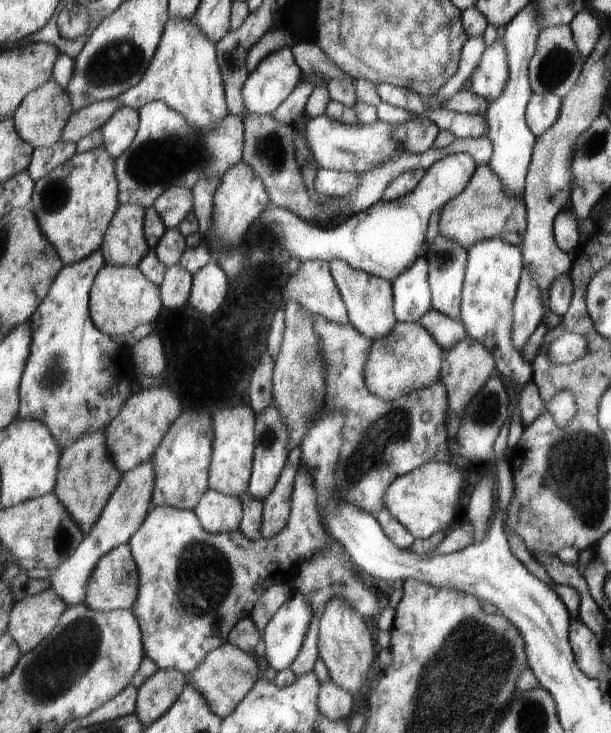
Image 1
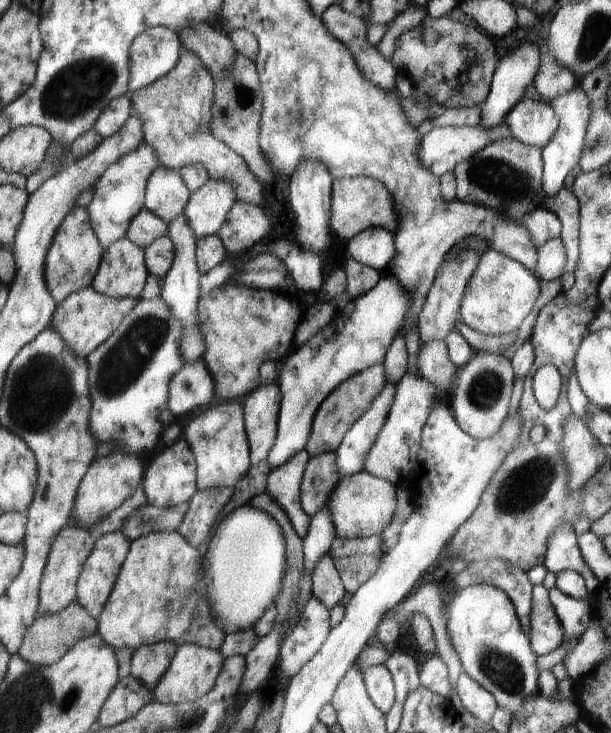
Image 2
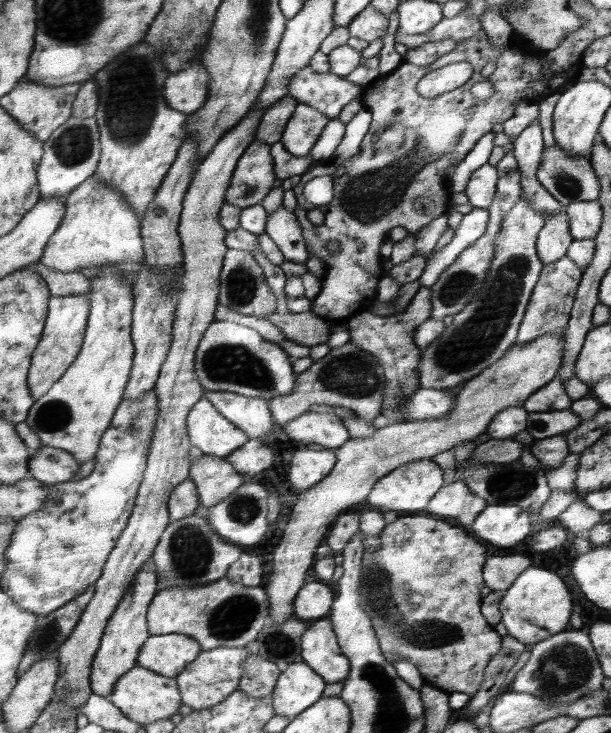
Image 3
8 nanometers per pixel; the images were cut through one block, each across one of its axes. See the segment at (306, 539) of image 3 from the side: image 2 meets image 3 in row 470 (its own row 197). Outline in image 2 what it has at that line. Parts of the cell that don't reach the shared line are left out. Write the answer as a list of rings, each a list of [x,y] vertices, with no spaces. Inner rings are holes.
[[[341,177],[334,179],[330,226],[341,240],[351,240],[356,234],[371,227],[393,232],[396,229],[396,210],[388,188],[371,177]]]

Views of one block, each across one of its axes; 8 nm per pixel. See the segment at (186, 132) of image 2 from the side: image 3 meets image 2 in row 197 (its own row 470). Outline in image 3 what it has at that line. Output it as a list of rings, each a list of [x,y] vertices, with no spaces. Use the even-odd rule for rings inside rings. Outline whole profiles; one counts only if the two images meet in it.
[[[250,439],[245,445],[226,456],[226,459],[235,466],[237,472],[255,476],[267,470],[275,460],[275,454],[263,440]]]

